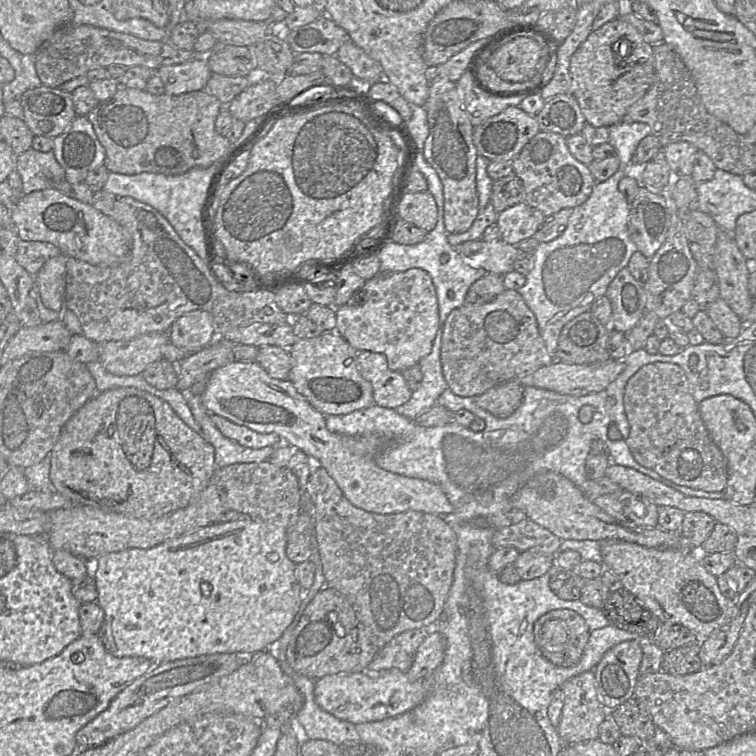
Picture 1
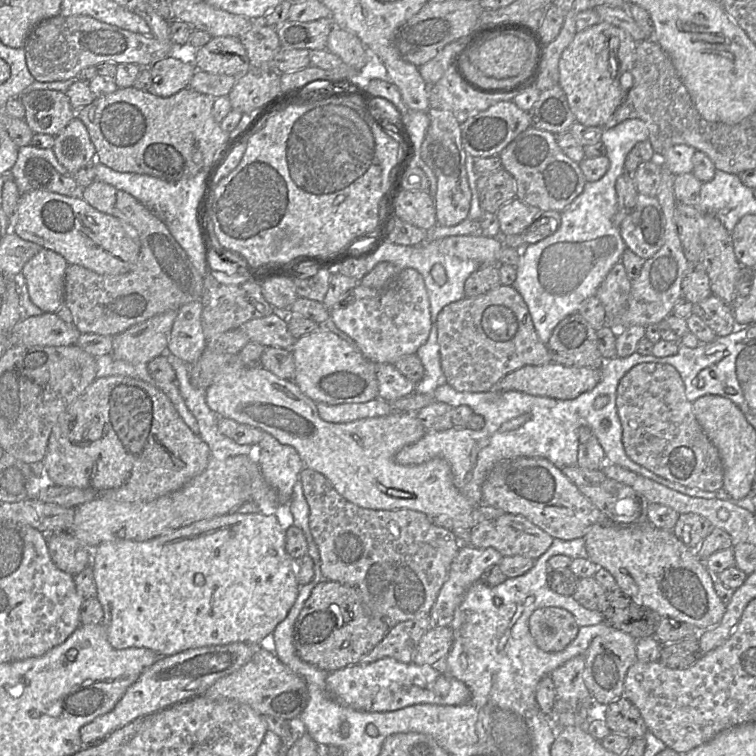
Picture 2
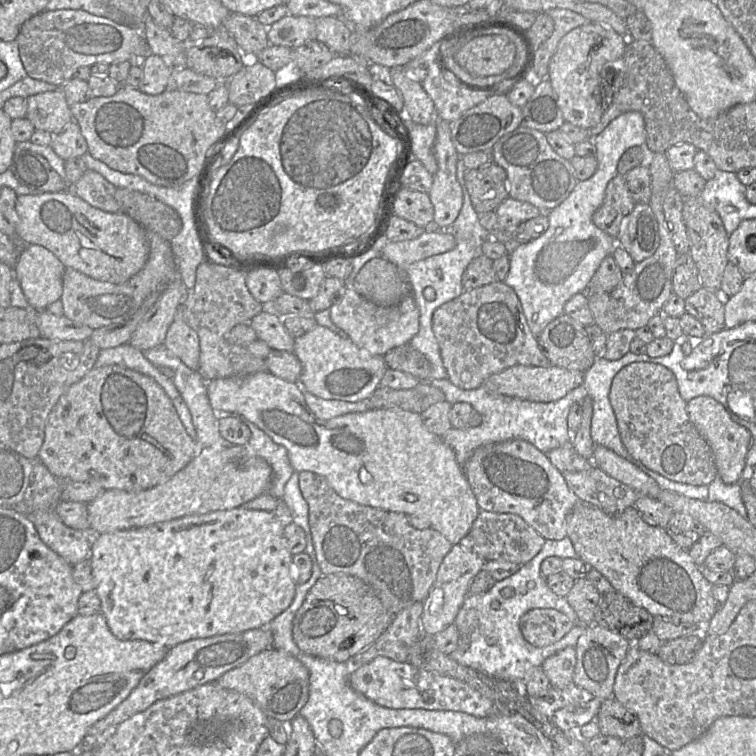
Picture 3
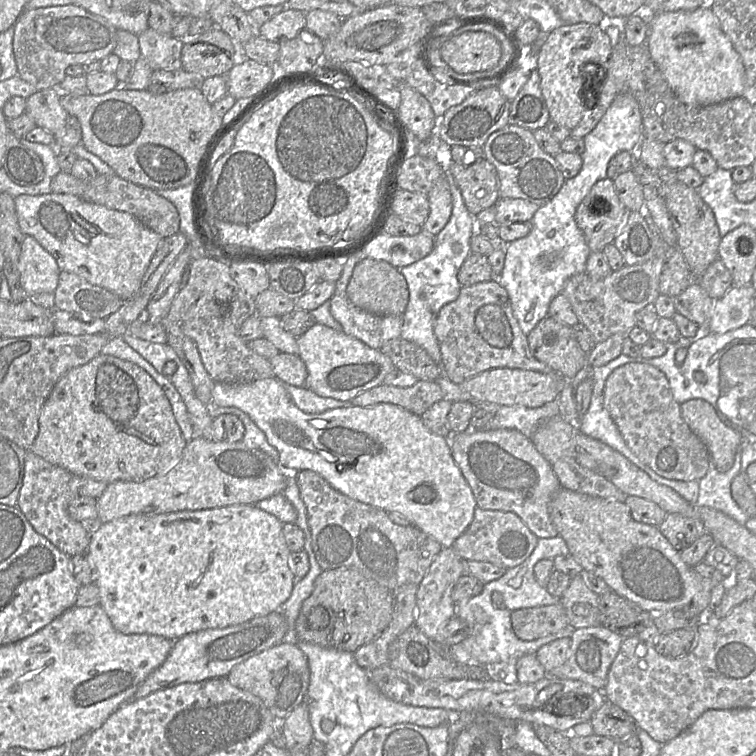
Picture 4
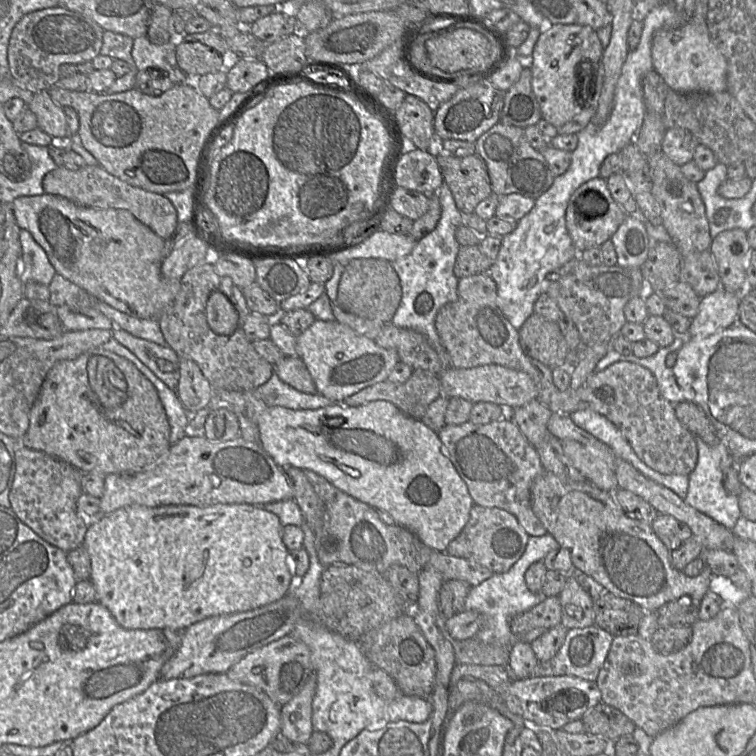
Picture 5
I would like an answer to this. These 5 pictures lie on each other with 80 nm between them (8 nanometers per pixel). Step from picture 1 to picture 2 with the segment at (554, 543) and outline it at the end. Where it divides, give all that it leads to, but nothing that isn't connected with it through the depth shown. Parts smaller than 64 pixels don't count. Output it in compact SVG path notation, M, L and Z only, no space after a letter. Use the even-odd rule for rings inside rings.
M504 513L496 519L485 520L475 525L468 532L467 544L462 545L470 545L478 549L494 548L503 557L521 555L537 559L547 551L553 540L554 538L551 535L536 526L526 517Z

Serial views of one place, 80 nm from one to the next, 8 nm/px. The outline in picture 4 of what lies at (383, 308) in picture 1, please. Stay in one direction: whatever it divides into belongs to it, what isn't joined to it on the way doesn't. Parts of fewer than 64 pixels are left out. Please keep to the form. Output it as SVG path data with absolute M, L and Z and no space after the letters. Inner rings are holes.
M346 291L344 294L345 295L340 296L333 295L330 299L330 313L333 318L340 323L344 333L378 350L388 341L401 337L403 315L382 316L372 314L351 303Z

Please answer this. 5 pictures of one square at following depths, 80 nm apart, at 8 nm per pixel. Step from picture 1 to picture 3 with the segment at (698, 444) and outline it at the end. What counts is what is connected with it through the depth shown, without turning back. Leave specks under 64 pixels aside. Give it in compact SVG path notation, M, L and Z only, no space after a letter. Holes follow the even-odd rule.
M633 362L613 378L609 400L621 440L629 454L663 477L694 486L708 486L718 475L714 455L687 412L675 375L652 362Z

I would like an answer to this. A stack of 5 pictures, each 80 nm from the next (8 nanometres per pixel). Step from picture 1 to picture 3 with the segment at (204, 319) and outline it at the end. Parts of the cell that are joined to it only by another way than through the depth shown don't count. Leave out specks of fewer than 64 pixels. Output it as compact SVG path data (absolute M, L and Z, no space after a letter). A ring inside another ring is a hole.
M181 304L168 328L164 346L191 370L198 370L200 360L199 337L185 322Z

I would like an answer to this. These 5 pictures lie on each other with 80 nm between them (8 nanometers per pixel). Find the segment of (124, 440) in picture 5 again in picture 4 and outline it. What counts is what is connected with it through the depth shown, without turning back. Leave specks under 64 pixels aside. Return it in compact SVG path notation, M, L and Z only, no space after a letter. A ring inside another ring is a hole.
M99 353L87 364L68 371L56 383L50 396L42 407L39 417L39 432L30 447L30 451L47 462L67 470L73 476L88 477L109 484L118 480L142 481L171 469L181 459L187 443L188 442L184 439L180 427L175 420L168 398L155 380L145 370L132 362Z

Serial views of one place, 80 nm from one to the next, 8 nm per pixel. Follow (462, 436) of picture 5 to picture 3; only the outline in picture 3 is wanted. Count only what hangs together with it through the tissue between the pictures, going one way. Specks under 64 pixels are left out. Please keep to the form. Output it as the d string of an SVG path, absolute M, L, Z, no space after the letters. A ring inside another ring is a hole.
M512 439L482 446L471 455L463 470L481 510L517 514L545 539L561 540L567 537L567 516L580 500L569 489L562 473L550 462L546 453L533 444Z

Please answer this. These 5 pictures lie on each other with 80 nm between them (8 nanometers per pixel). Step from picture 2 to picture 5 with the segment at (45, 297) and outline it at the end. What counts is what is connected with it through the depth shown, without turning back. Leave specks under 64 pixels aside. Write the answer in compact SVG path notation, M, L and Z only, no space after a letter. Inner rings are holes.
M20 229L19 239L21 244L21 282L24 284L35 281L49 286L56 271L51 265L46 252L34 240L31 233L25 229Z

